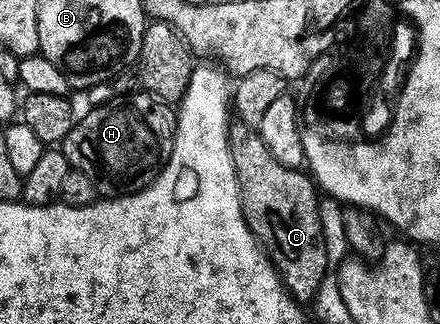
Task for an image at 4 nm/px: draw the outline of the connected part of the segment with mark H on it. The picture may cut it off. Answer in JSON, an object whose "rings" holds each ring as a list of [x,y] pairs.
{"rings":[[[114,104],[91,108],[91,113],[73,126],[60,145],[70,160],[69,168],[88,175],[106,199],[143,193],[164,168],[164,149],[162,153],[153,127],[132,106]]]}

